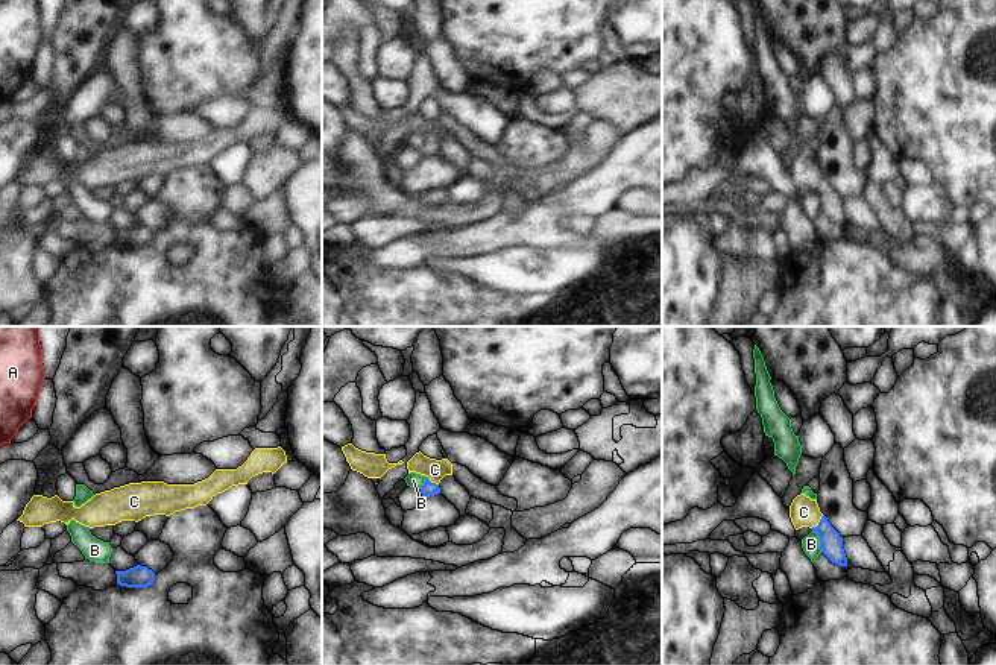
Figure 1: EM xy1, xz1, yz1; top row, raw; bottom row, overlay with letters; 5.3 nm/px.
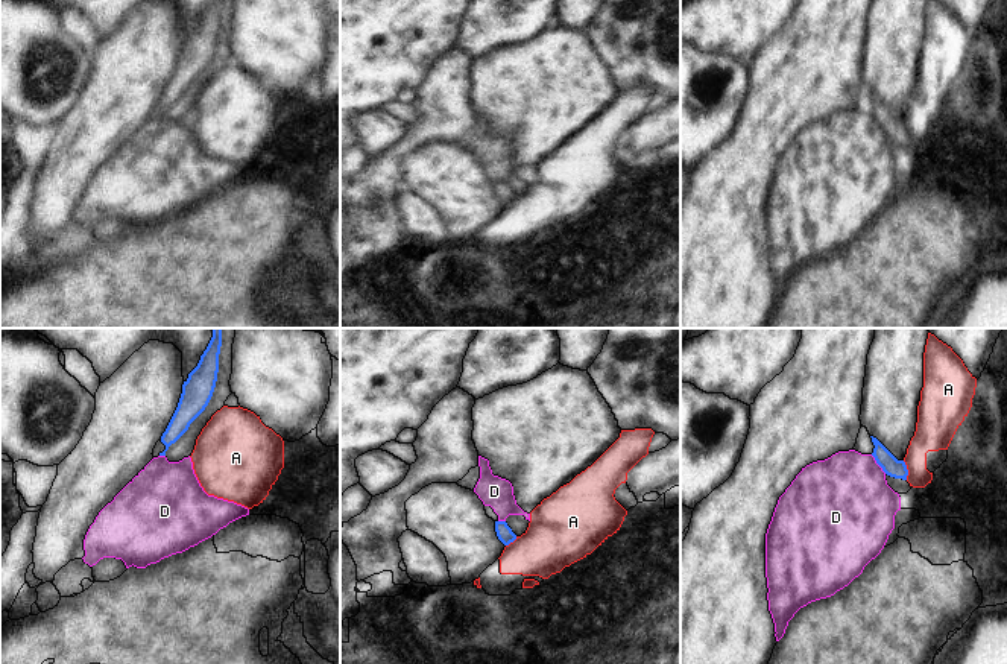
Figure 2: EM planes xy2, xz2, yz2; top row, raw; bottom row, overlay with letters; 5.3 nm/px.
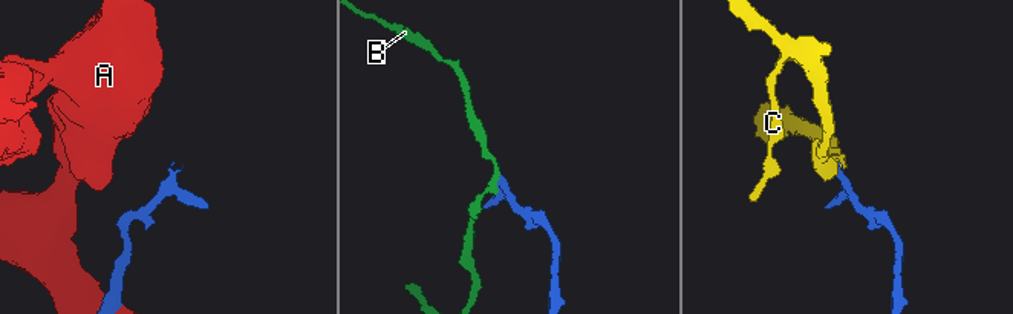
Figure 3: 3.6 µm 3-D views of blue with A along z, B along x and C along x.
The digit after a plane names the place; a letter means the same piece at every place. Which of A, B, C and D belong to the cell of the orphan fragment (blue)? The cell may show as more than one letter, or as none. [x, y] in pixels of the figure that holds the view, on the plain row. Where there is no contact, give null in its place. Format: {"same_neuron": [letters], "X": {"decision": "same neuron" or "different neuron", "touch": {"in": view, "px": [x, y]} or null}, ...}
{"same_neuron": ["C"], "A": {"decision": "different neuron", "touch": {"in": "yz2", "px": [907, 129]}}, "B": {"decision": "different neuron", "touch": {"in": "yz1", "px": [820, 201]}}, "C": {"decision": "same neuron", "touch": {"in": "yz1", "px": [819, 182]}}, "D": {"decision": "different neuron", "touch": {"in": "yz2", "px": [877, 122]}}}

